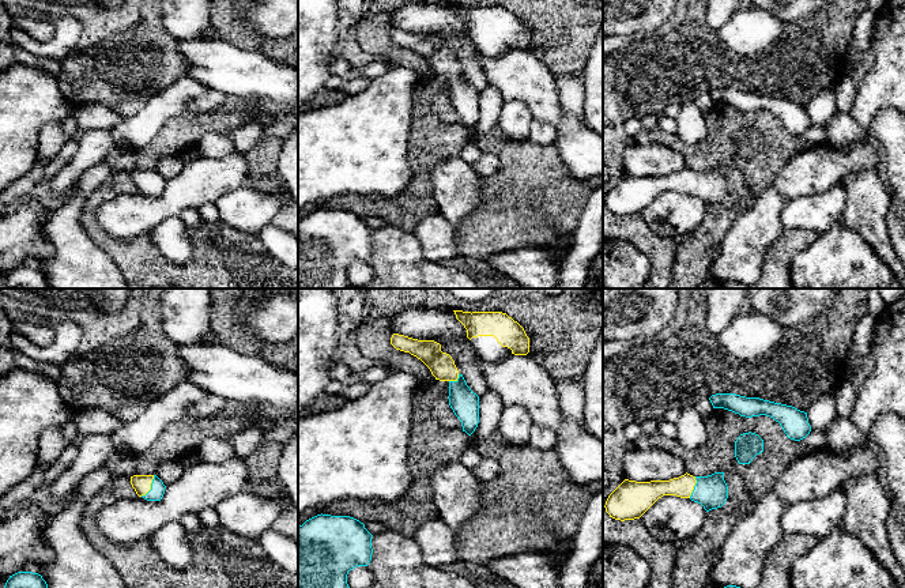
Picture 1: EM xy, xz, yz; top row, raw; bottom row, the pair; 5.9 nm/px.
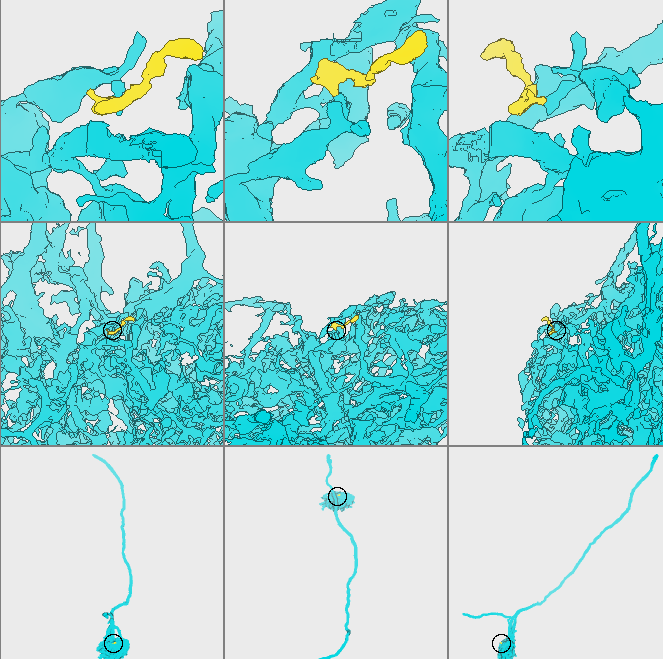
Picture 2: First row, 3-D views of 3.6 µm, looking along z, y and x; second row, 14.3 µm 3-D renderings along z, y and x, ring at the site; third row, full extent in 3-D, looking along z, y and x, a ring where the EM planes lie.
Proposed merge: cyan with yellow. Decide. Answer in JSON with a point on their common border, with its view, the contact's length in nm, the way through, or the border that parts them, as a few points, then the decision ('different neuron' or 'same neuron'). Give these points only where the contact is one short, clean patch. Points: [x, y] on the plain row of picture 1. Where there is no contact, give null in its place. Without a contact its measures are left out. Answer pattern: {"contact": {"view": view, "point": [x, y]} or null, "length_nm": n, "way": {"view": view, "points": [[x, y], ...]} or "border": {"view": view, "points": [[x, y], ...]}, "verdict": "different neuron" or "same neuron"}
{"contact": {"view": "xy", "point": [151, 183]}, "length_nm": 150, "way": {"view": "xy", "points": [[157, 187], [151, 183], [142, 178]]}, "verdict": "same neuron"}

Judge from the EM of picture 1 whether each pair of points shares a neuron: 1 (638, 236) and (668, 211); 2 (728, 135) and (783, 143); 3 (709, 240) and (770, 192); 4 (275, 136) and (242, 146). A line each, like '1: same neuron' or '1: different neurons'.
1: different neurons
2: same neuron
3: different neurons
4: different neurons

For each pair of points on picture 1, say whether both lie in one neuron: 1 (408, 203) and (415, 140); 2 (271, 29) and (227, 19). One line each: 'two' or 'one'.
1: one
2: two

